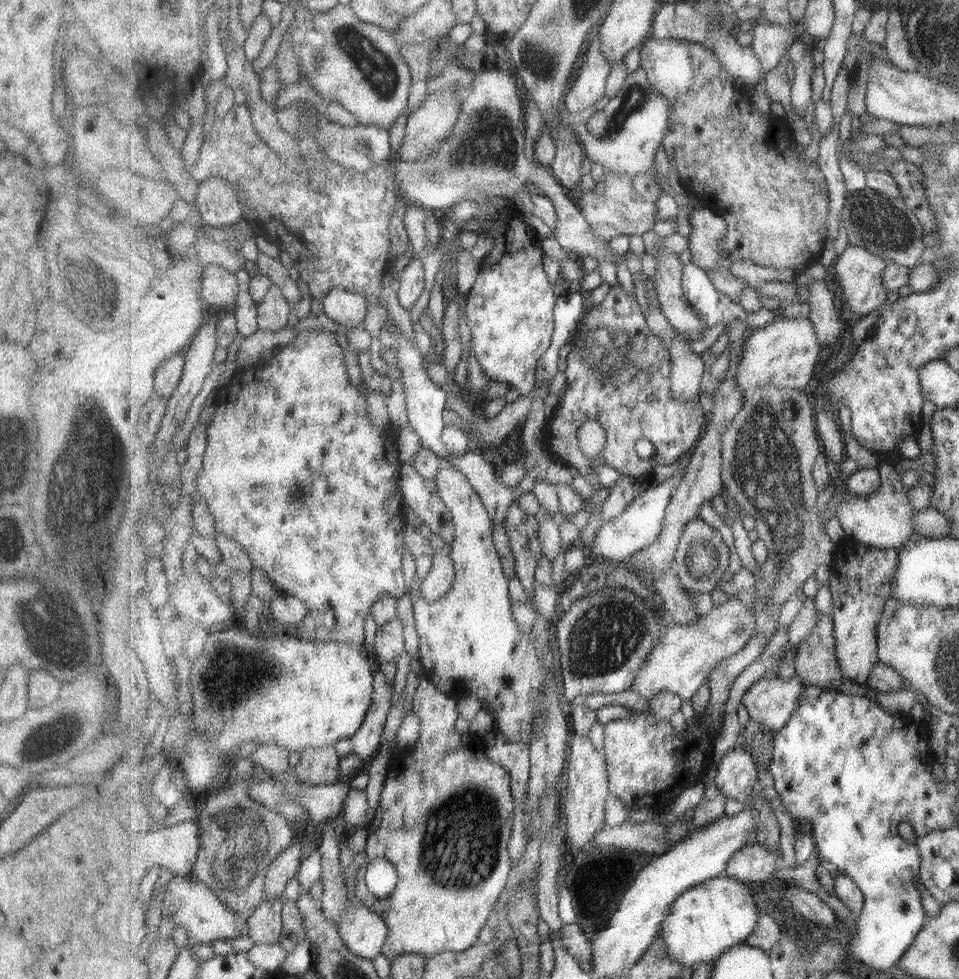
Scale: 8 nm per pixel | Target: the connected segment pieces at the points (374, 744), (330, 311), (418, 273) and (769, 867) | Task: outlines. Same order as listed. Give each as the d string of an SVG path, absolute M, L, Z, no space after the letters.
M379 671L374 674L373 704L365 716L362 727L351 737L353 752L361 760L369 756L377 756L382 748L382 737L386 728L386 720L393 700L393 683Z
M337 287L333 288L323 300L323 312L329 318L345 327L360 327L367 316L367 301L369 299L361 293L348 291Z
M423 254L410 255L410 261L403 269L399 279L400 288L398 289L400 303L407 310L411 310L419 302L421 294L427 288L425 268L423 268Z
M753 842L734 854L727 865L726 874L745 882L767 880L777 874L775 870L781 868L781 860L777 862L777 851Z

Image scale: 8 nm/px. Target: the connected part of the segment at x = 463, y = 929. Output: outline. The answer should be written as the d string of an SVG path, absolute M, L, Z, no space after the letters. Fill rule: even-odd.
M425 675L420 676L420 683L414 693L413 711L421 719L421 734L419 740L415 744L409 744L409 746L401 746L396 734L397 744L393 749L389 758L389 774L387 774L387 780L383 791L381 791L380 804L375 818L371 822L369 829L367 830L367 841L365 853L365 866L361 866L356 873L354 882L354 896L360 900L363 905L378 912L383 919L389 924L389 935L386 946L383 948L383 955L392 963L397 956L403 954L421 954L423 958L431 959L437 954L443 952L465 952L469 948L472 948L477 944L479 940L479 934L481 930L485 928L485 924L489 924L490 917L493 915L493 907L497 906L497 900L501 896L501 892L505 890L507 882L509 882L509 872L511 872L512 862L511 856L509 856L509 838L511 838L511 832L513 832L513 810L515 810L515 800L511 796L511 786L513 783L510 772L501 764L491 761L487 757L486 743L483 744L483 740L473 735L471 732L461 733L459 730L455 730L455 722L460 717L458 710L458 695L451 696L450 694L443 692L441 689L435 686L433 681L429 680ZM377 858L386 858L391 861L397 867L399 871L399 884L395 888L395 892L389 896L389 898L377 898L375 894L371 894L368 890L365 874L367 871L366 864L373 862Z

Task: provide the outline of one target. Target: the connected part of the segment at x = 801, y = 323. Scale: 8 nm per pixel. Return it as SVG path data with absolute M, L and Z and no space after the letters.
M781 317L763 326L755 327L749 340L745 342L743 356L737 370L737 381L743 394L750 394L755 387L775 384L790 391L802 390L817 376L817 364L821 358L823 345L815 331L815 323L810 317L786 319Z

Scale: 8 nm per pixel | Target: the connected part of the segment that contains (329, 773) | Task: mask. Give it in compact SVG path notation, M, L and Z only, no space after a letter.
M334 745L309 747L300 758L293 772L301 783L309 785L332 785L341 782L343 775L339 770L341 756Z

